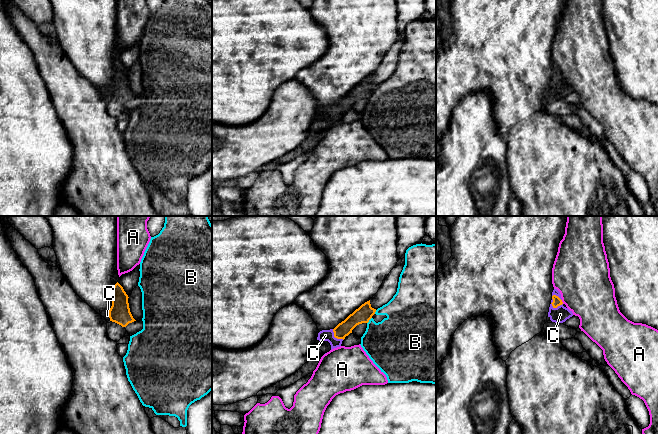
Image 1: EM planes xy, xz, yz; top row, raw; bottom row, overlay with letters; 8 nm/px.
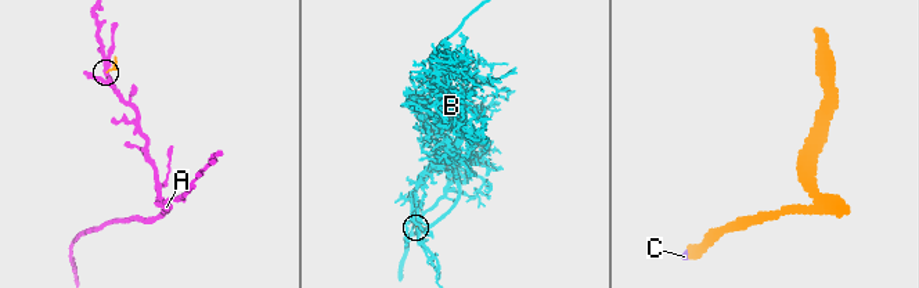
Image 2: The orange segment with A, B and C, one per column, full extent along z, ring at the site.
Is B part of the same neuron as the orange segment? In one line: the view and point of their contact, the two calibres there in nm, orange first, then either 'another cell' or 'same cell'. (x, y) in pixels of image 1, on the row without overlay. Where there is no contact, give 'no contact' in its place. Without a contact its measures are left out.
xz (369, 95) | 140/380 nm | another cell

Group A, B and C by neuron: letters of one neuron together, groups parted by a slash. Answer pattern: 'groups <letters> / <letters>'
groups A / B / C

